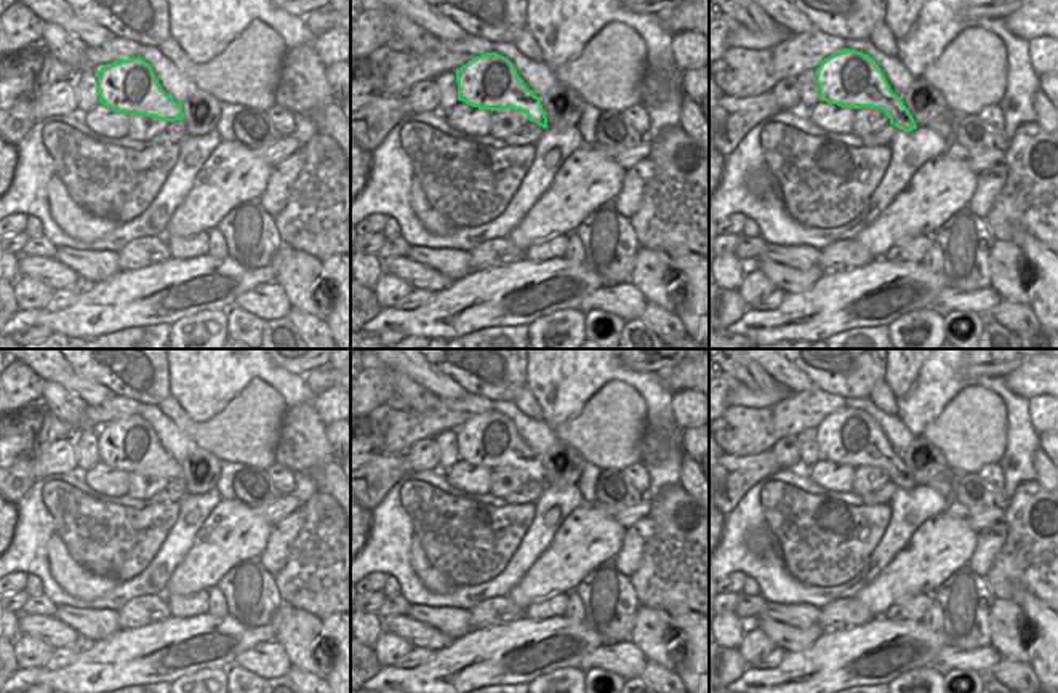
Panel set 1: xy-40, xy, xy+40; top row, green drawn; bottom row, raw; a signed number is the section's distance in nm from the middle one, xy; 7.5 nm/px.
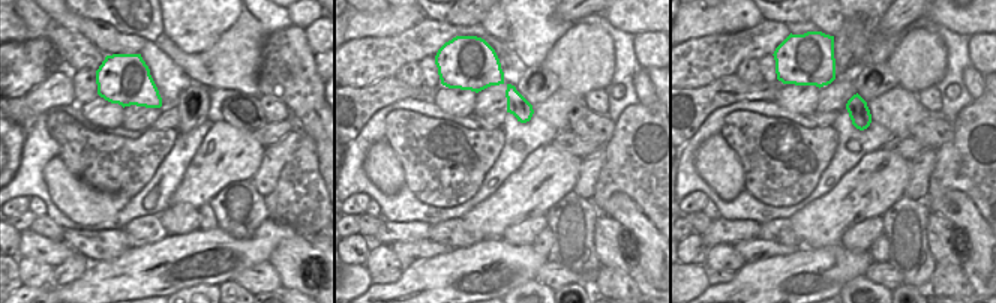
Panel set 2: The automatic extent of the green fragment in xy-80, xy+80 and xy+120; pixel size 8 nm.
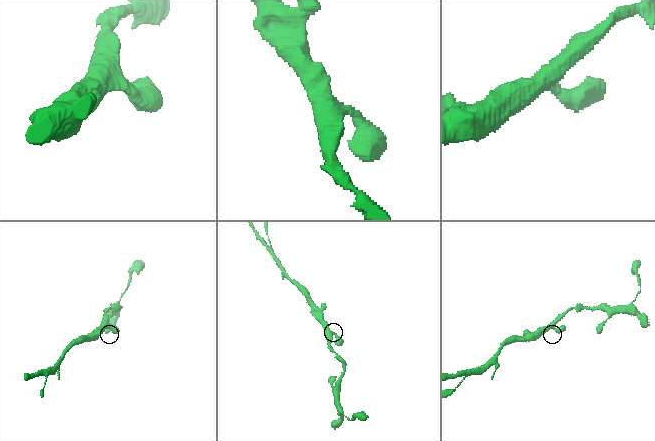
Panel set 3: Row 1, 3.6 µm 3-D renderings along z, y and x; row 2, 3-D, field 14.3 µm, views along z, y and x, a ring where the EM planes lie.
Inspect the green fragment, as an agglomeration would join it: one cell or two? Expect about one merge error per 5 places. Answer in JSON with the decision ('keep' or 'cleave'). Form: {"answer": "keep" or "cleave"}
{"answer": "keep"}

